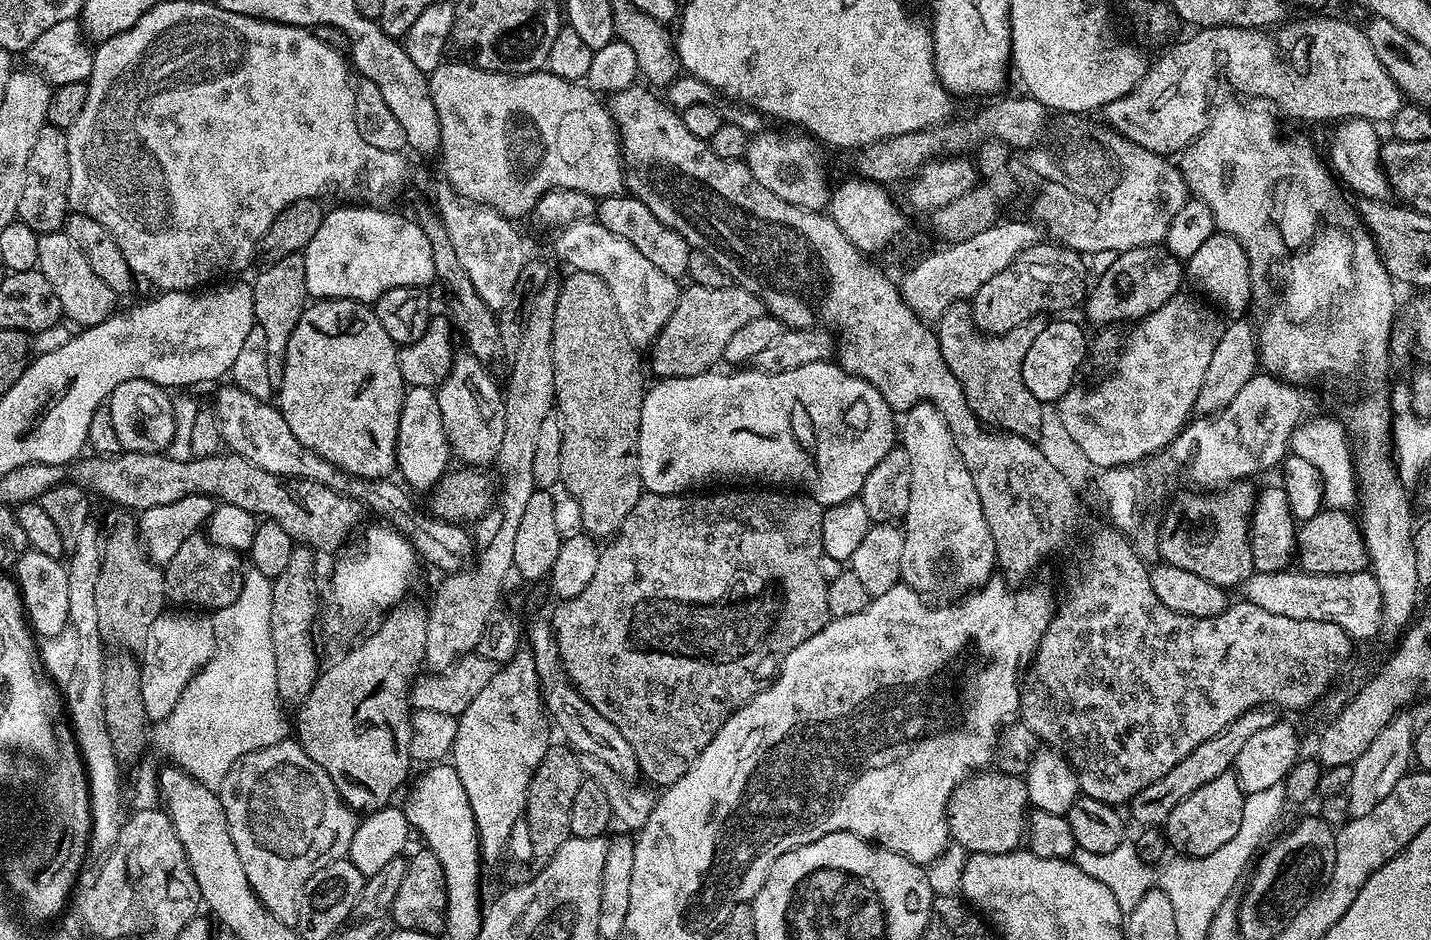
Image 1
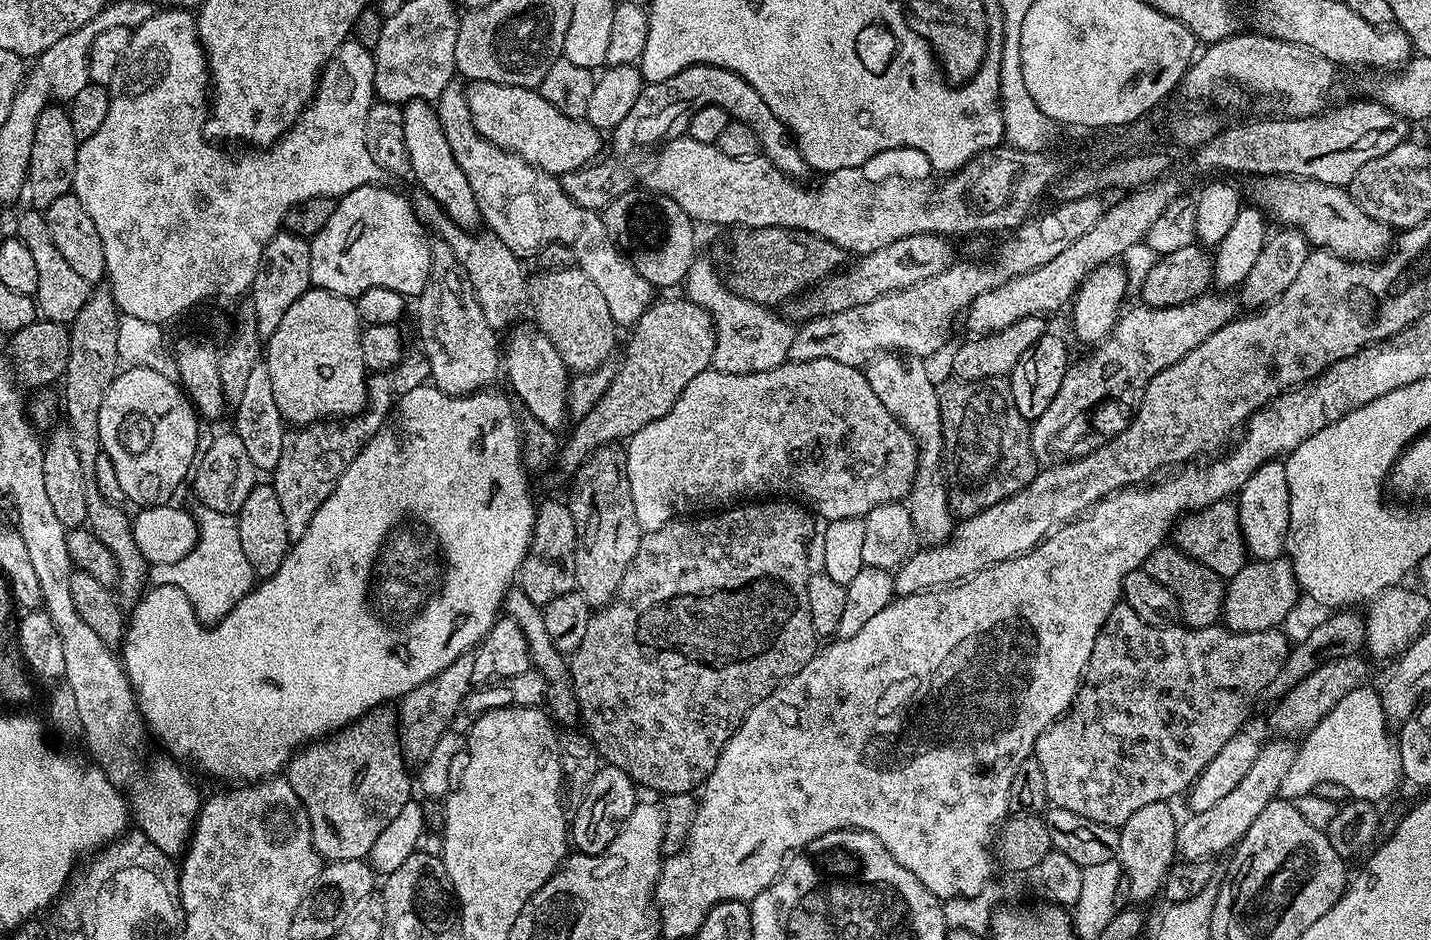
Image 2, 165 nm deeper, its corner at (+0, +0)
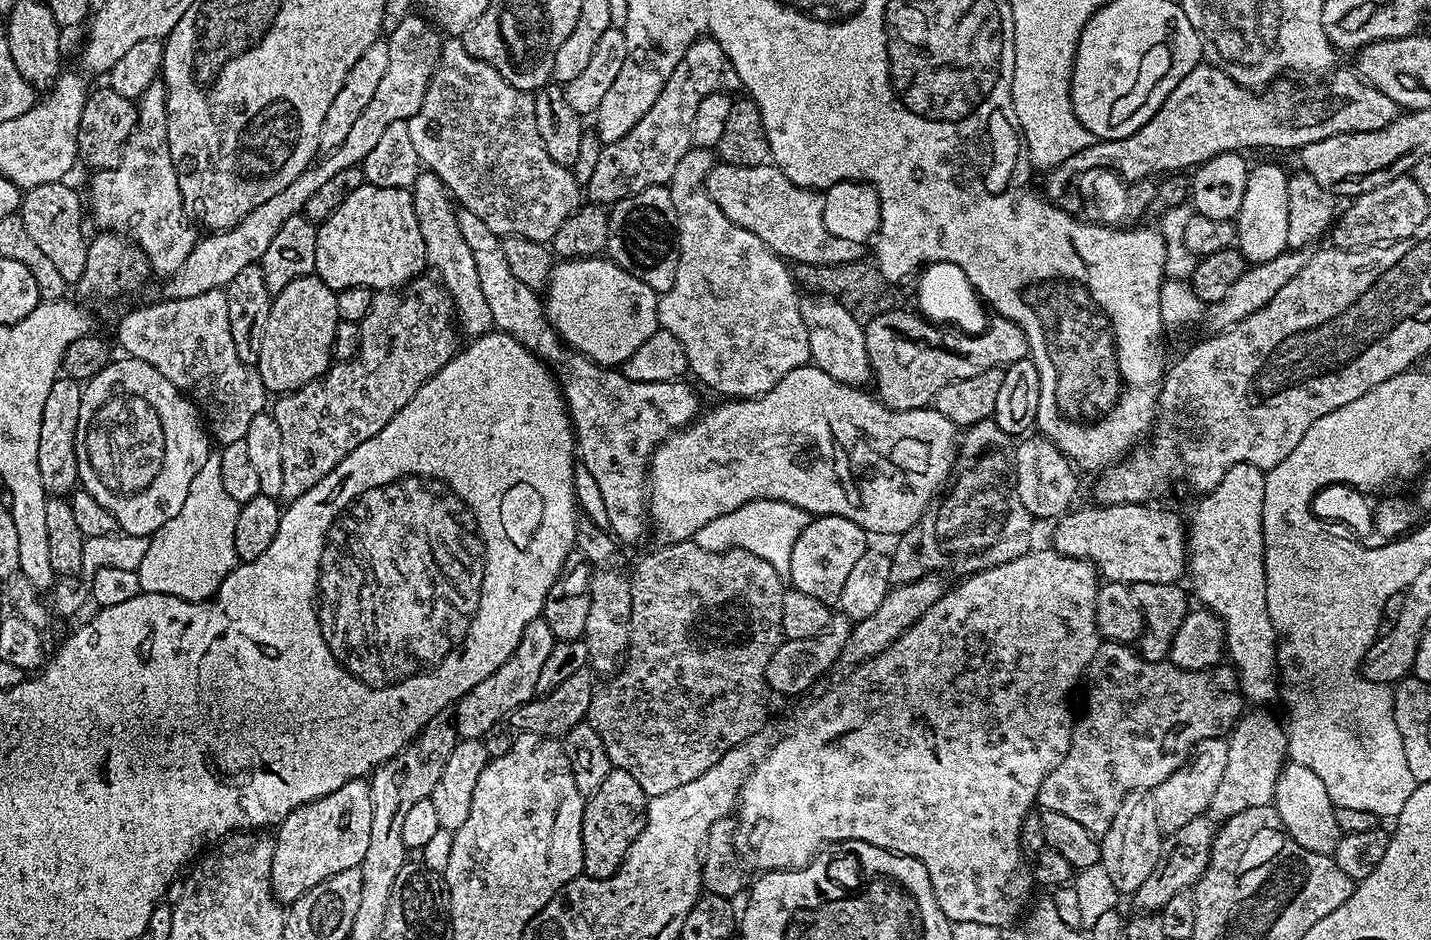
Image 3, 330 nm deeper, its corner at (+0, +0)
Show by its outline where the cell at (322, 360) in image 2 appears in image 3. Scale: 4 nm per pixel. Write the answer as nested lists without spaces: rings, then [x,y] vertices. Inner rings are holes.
[[[315,274],[294,278],[294,282],[286,286],[286,290],[275,293],[270,306],[270,314],[266,318],[266,330],[262,334],[262,350],[258,350],[258,362],[254,365],[256,372],[262,378],[265,389],[272,394],[293,392],[327,372],[334,360],[332,343],[334,330],[338,330],[340,321],[336,293]]]

